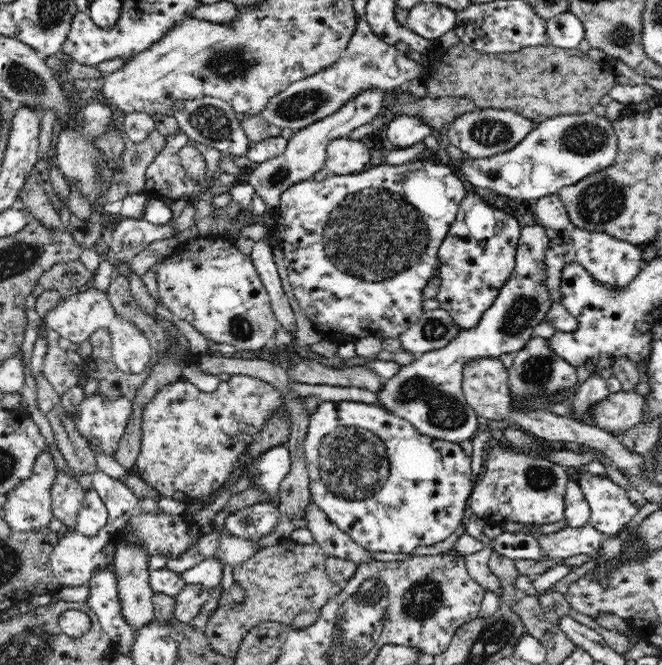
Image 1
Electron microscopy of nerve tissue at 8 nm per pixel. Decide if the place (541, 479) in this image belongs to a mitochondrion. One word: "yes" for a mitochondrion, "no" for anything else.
yes

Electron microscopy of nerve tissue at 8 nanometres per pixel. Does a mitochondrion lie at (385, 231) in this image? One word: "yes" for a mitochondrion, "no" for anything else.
yes

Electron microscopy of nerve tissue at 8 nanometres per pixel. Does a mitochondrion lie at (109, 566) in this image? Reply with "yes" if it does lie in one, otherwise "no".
no

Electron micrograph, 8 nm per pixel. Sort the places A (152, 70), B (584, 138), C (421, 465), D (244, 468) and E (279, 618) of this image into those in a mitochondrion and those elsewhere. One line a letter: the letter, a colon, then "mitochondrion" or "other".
A: other
B: mitochondrion
C: other
D: other
E: other

